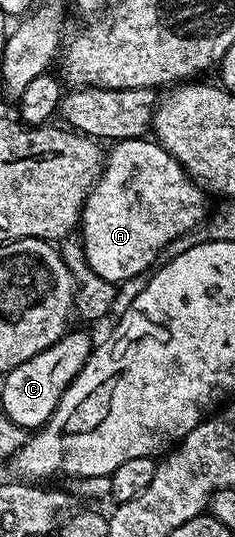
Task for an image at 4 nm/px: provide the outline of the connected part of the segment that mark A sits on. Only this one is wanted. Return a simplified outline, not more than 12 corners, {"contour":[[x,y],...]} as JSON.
{"contour":[[155,139],[115,141],[80,211],[91,270],[147,272],[204,223]]}

